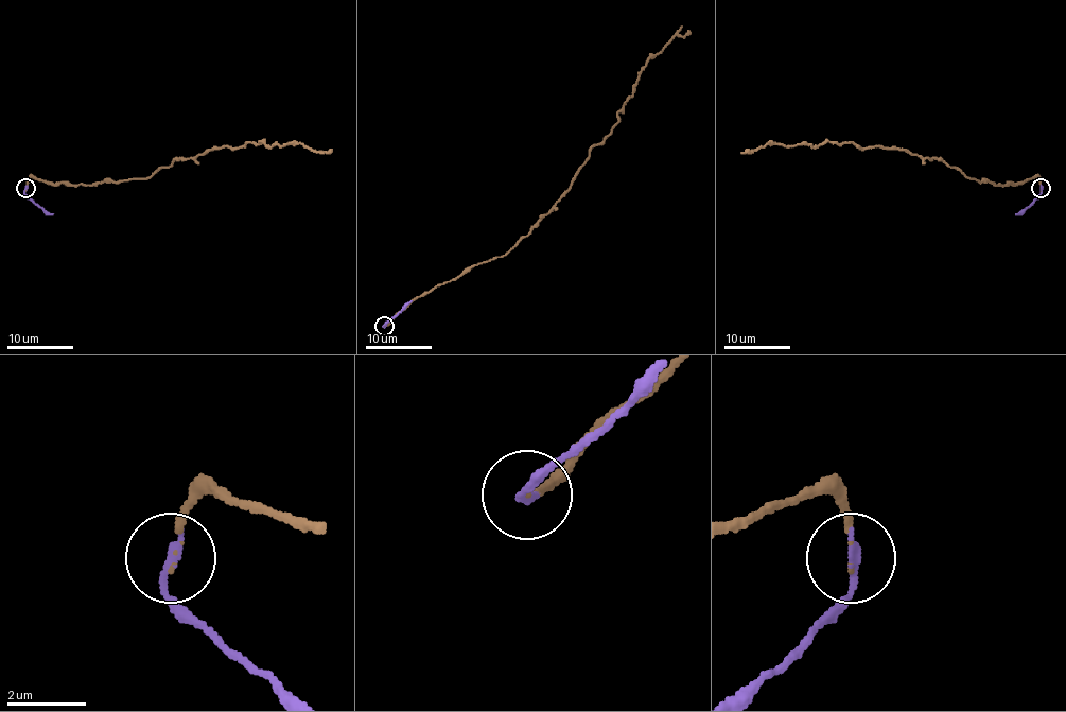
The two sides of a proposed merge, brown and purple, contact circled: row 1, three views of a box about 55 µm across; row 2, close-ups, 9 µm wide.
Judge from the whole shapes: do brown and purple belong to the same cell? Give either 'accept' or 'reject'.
reject

